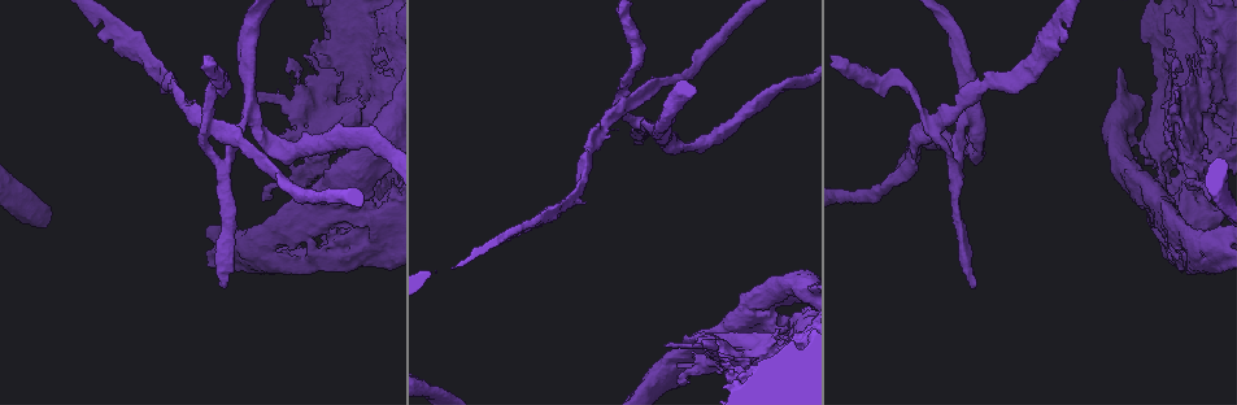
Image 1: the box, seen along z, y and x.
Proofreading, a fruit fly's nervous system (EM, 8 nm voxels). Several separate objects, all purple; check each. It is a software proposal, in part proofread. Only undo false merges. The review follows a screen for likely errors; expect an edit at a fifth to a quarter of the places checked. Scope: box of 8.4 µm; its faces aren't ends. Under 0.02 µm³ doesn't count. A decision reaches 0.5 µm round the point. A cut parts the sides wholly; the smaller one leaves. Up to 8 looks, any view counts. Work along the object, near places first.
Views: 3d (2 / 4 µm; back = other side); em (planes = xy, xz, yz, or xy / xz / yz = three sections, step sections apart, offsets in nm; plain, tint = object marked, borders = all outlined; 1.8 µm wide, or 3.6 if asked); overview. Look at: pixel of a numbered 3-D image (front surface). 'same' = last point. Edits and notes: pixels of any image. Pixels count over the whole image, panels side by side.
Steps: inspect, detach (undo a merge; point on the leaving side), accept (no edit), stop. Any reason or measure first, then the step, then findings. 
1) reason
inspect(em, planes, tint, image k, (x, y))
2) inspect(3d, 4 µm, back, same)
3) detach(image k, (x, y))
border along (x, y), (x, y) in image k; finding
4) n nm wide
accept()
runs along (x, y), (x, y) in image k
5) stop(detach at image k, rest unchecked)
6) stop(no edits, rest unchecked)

sharp bend
inspect(em, planes, tint, image 1, (372, 115))

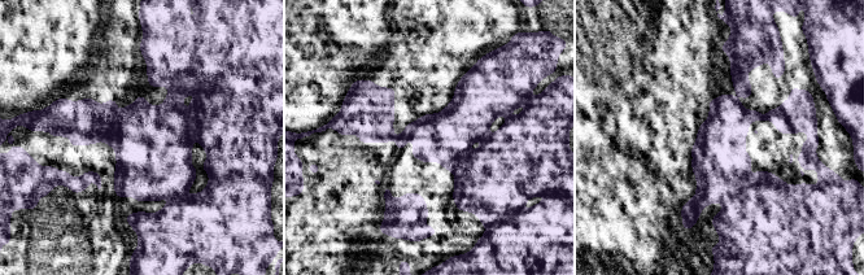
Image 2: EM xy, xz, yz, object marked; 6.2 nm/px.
accept()
continuous, no second neuron

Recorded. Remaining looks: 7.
inspect(em, planes, plain, image 1, (1217, 257))

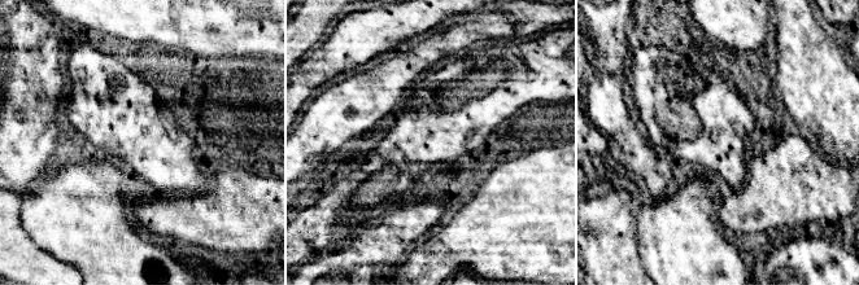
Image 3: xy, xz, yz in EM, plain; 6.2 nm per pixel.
where the object lies
inspect(em, planes, tint, same)

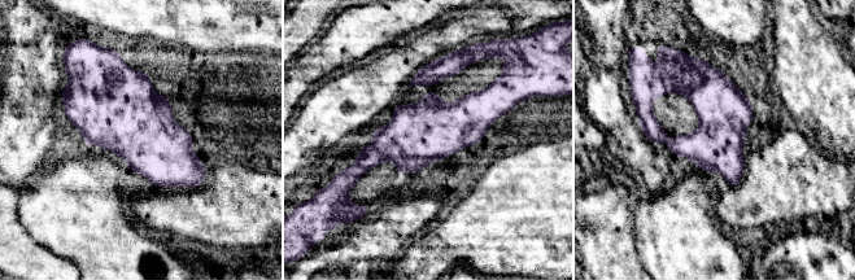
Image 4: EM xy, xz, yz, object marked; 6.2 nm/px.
accept()
runs along (501, 109), (392, 141), (357, 166) in image 4; continuous, no second neuron

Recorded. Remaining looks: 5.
four-way junction
inspect(em, planes, tint, image 1, (623, 103))

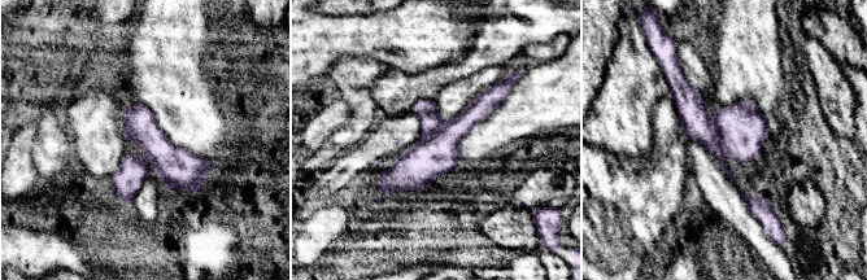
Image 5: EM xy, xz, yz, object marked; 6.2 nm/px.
200 nm wide
detach(image 5, (741, 128))
two neurons meet here

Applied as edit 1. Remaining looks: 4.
stop(detach at image 5, rest unchecked)

